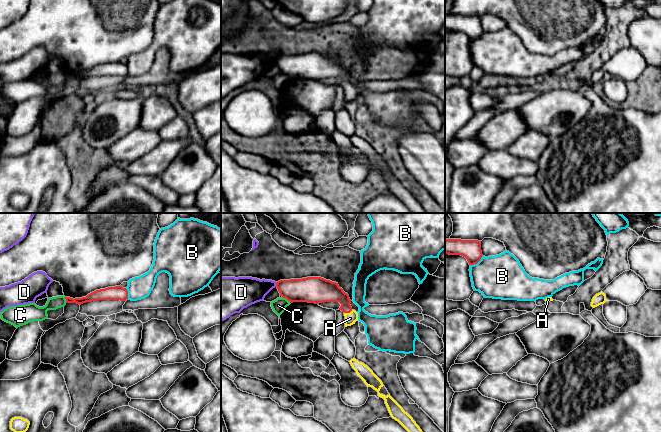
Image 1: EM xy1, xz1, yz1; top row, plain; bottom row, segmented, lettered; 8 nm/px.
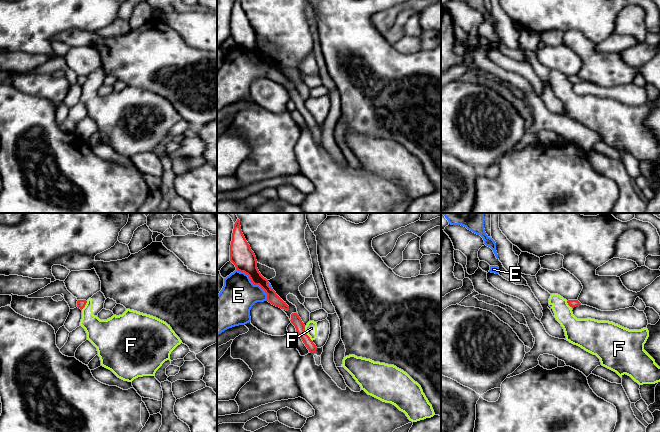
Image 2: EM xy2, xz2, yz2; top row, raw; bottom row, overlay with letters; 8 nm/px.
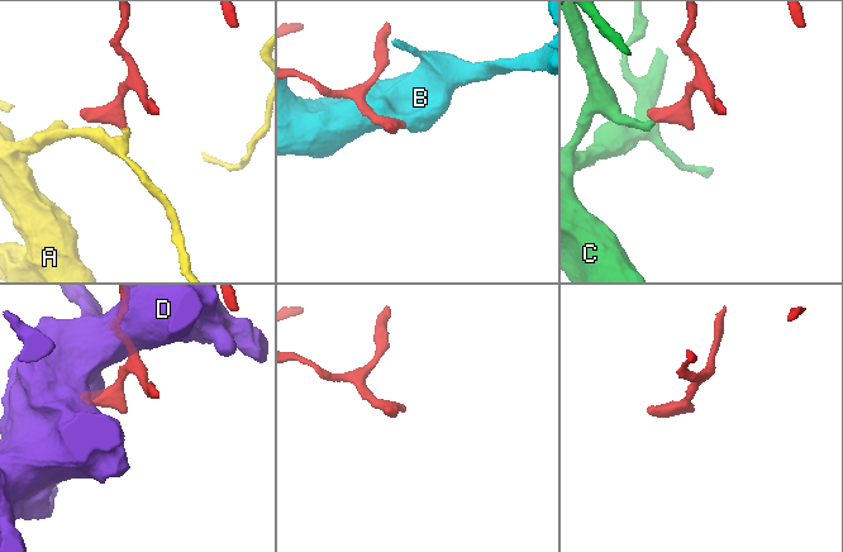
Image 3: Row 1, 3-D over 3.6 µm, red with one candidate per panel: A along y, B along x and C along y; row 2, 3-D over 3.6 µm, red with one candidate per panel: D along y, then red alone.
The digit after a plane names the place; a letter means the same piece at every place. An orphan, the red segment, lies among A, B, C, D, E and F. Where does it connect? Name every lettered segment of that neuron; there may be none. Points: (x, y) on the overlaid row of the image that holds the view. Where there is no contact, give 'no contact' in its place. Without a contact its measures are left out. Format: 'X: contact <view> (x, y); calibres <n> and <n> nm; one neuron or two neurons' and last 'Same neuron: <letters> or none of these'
A: contact xz1 (348, 312); calibres 180 and 100 nm; one neuron
B: contact yz1 (477, 262); calibres 160 and 360 nm; two neurons
C: contact xz1 (286, 298); calibres 220 and 110 nm; two neurons
D: contact xz1 (276, 284); calibres 190 and 220 nm; two neurons
E: contact xz2 (254, 284); calibres 190 and 300 nm; two neurons
F: contact xz2 (306, 334); calibres 80 and 100 nm; two neurons
Same neuron: A

